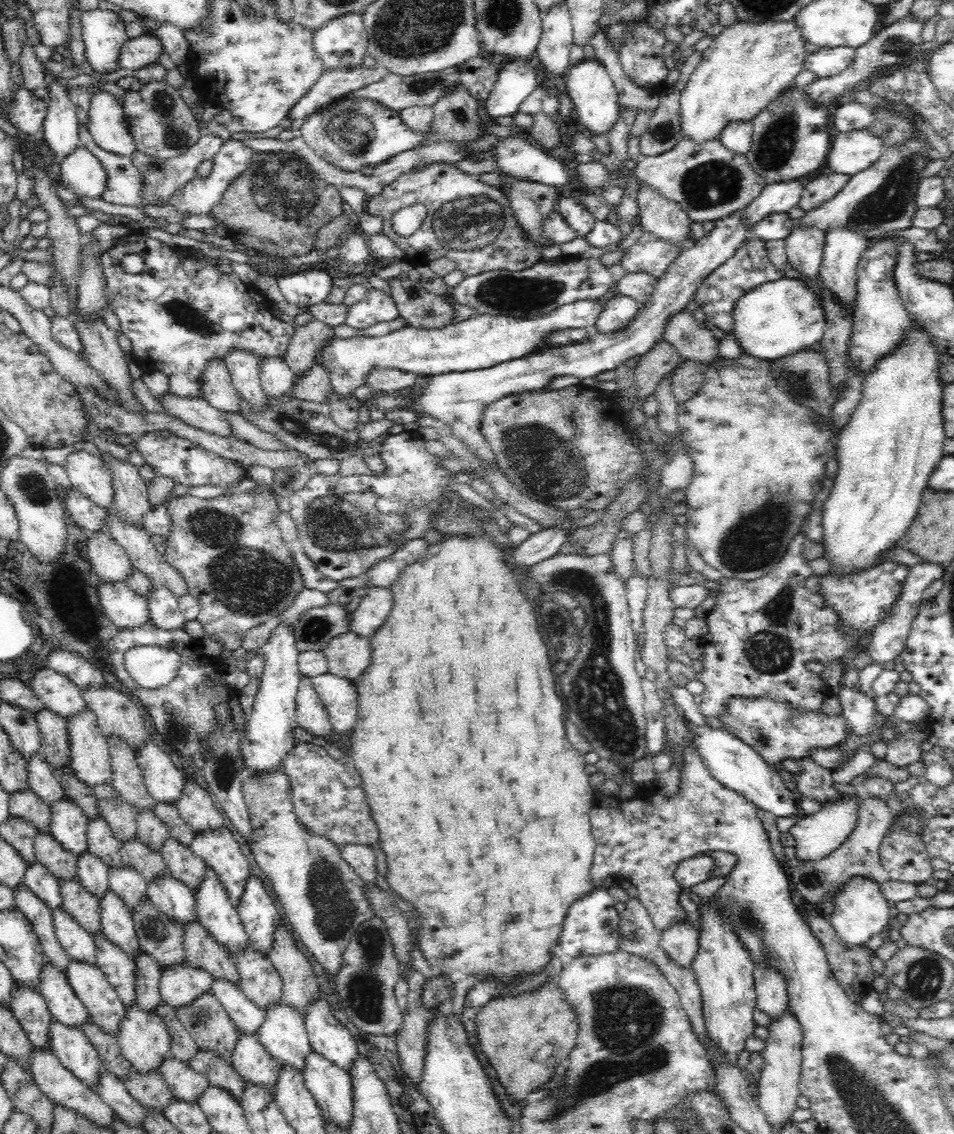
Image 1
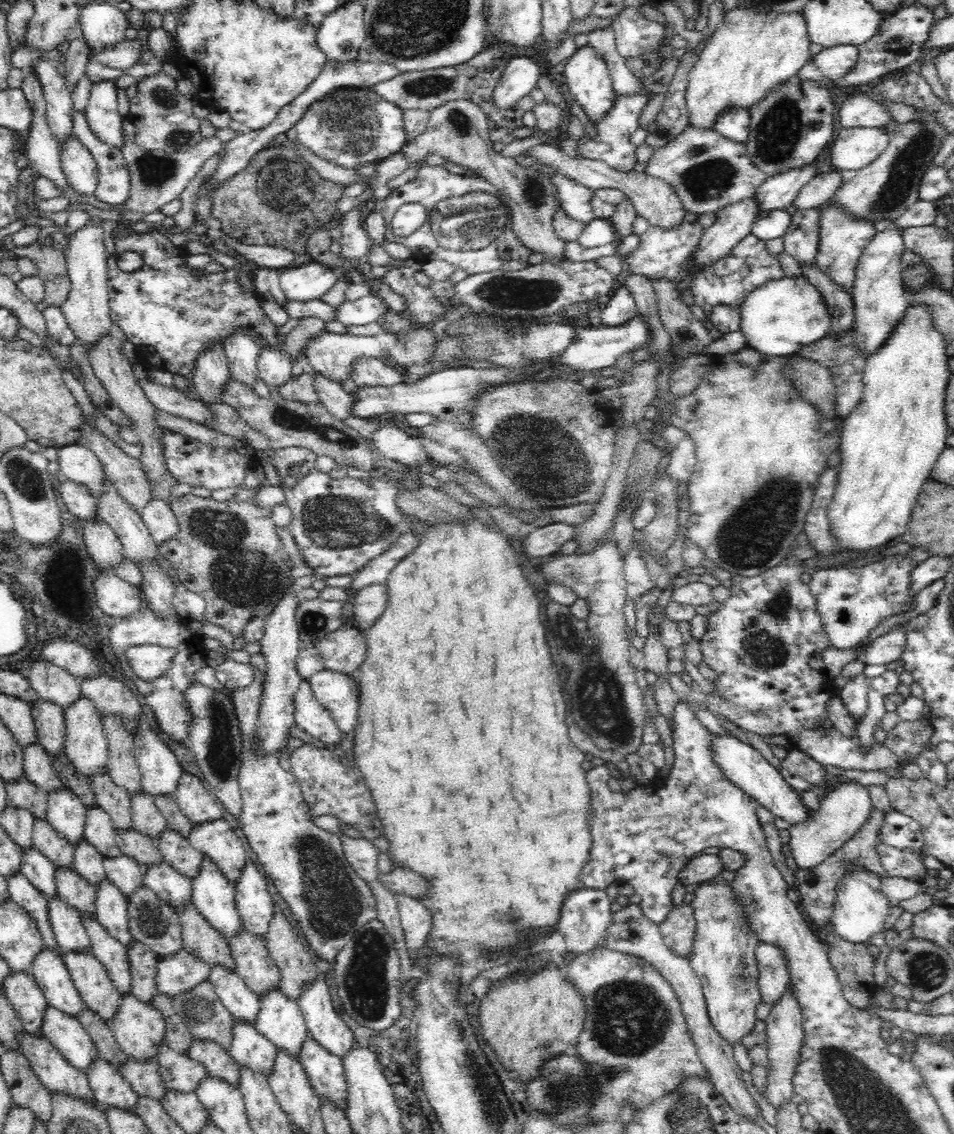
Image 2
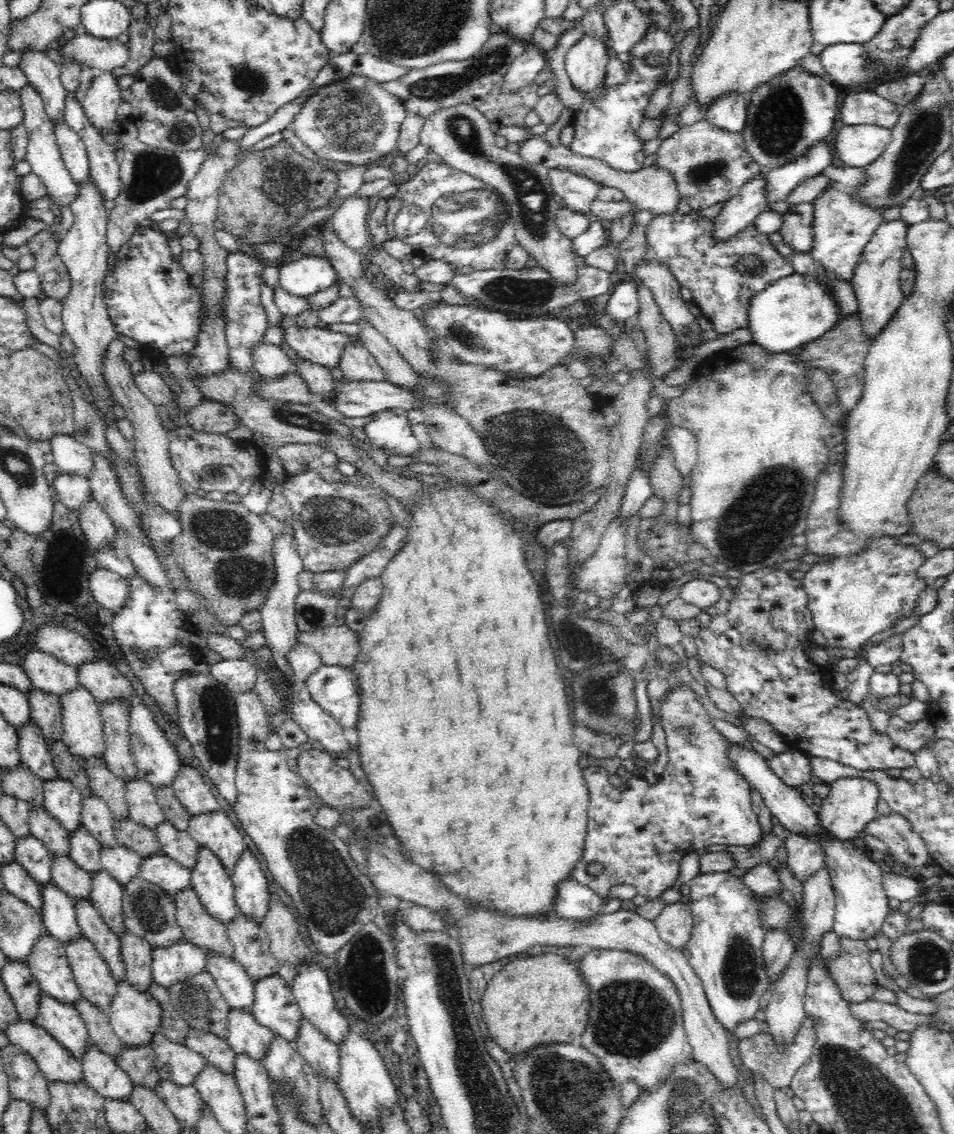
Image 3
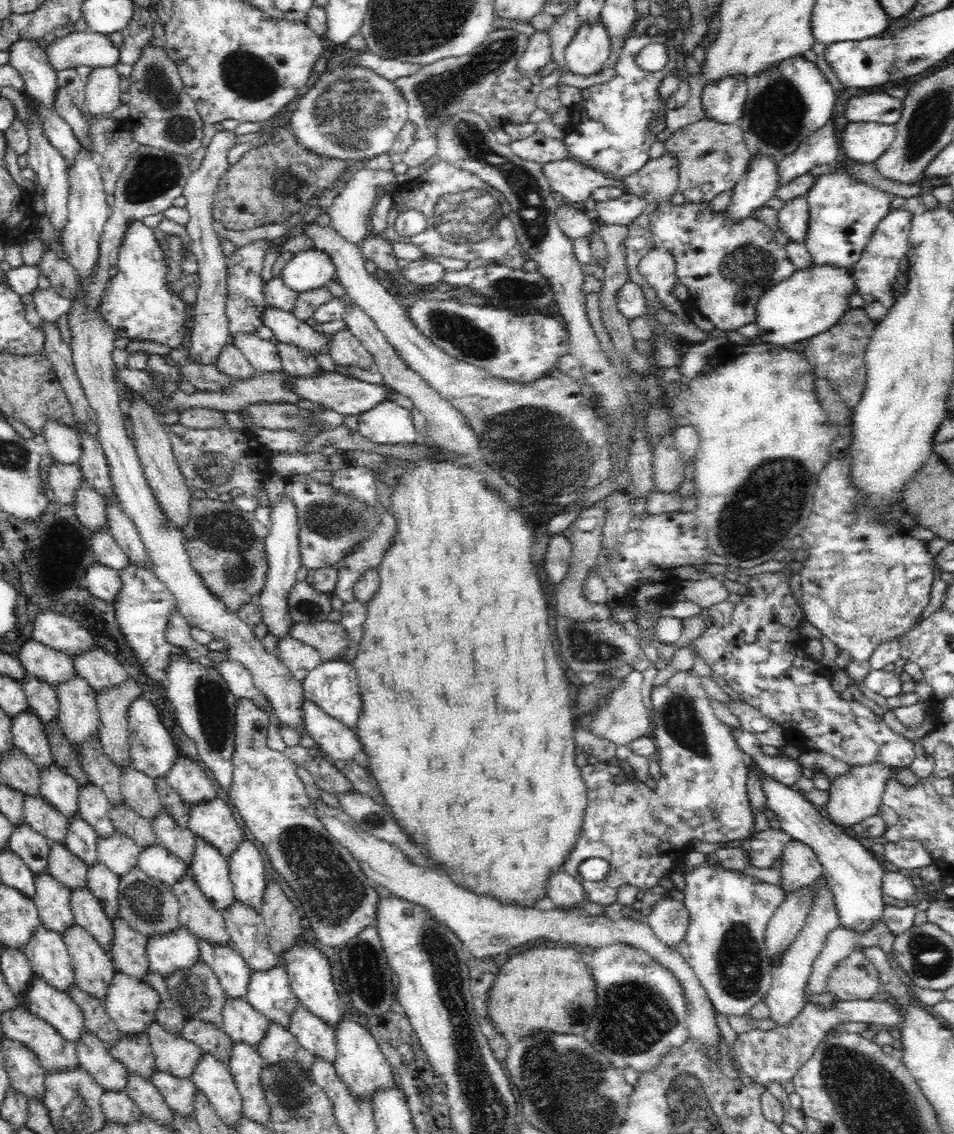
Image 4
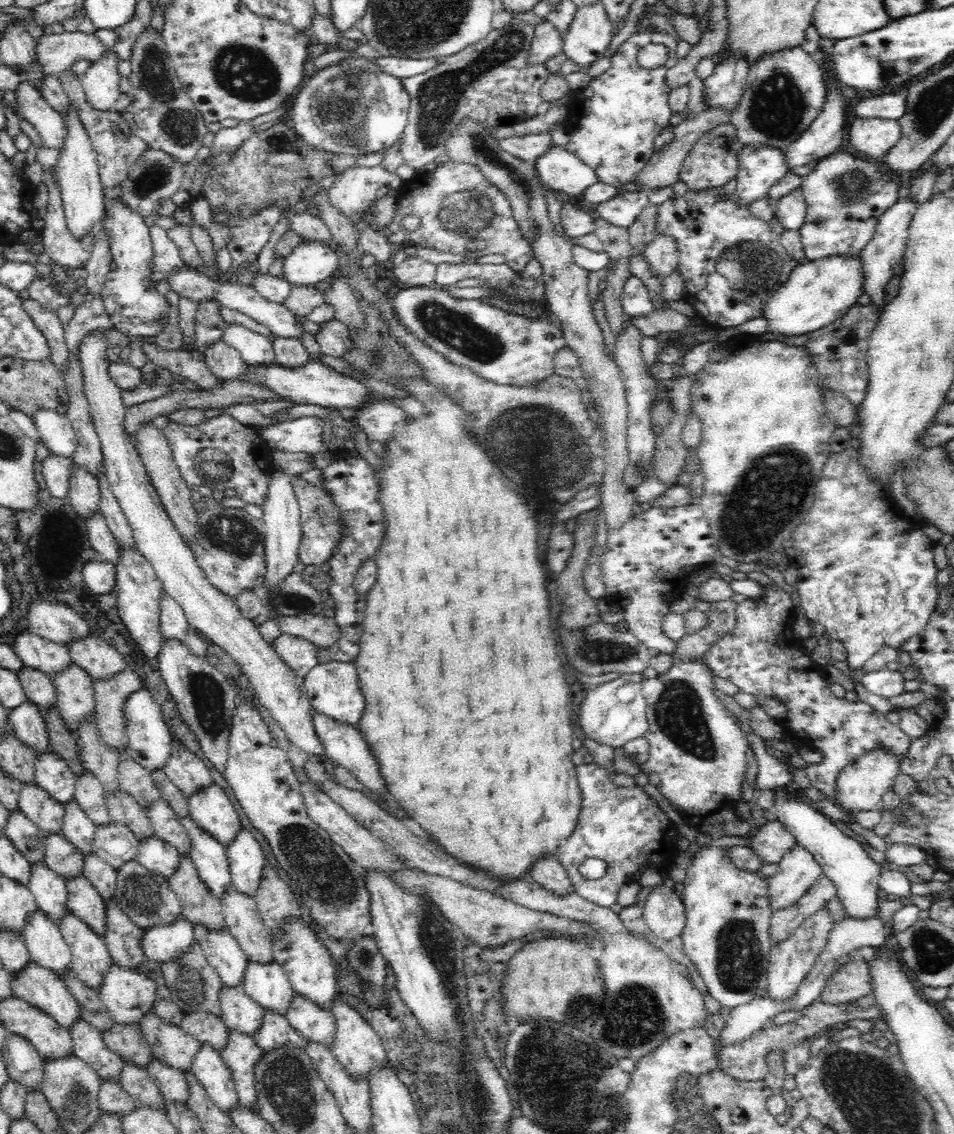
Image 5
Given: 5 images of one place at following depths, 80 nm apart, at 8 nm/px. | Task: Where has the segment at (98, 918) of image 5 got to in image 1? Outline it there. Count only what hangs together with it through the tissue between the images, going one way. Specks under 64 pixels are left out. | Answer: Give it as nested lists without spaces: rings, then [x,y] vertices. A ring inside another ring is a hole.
[[[103,931],[95,932],[93,941],[96,945],[95,963],[104,971],[104,975],[118,993],[124,1006],[136,1003],[135,960],[110,942]]]

